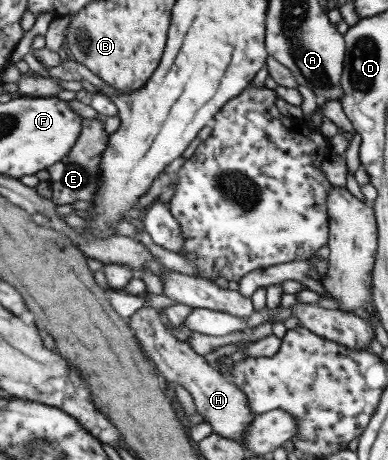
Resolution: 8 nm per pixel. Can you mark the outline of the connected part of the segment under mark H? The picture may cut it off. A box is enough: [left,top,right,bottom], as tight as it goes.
[127,306,257,443]

